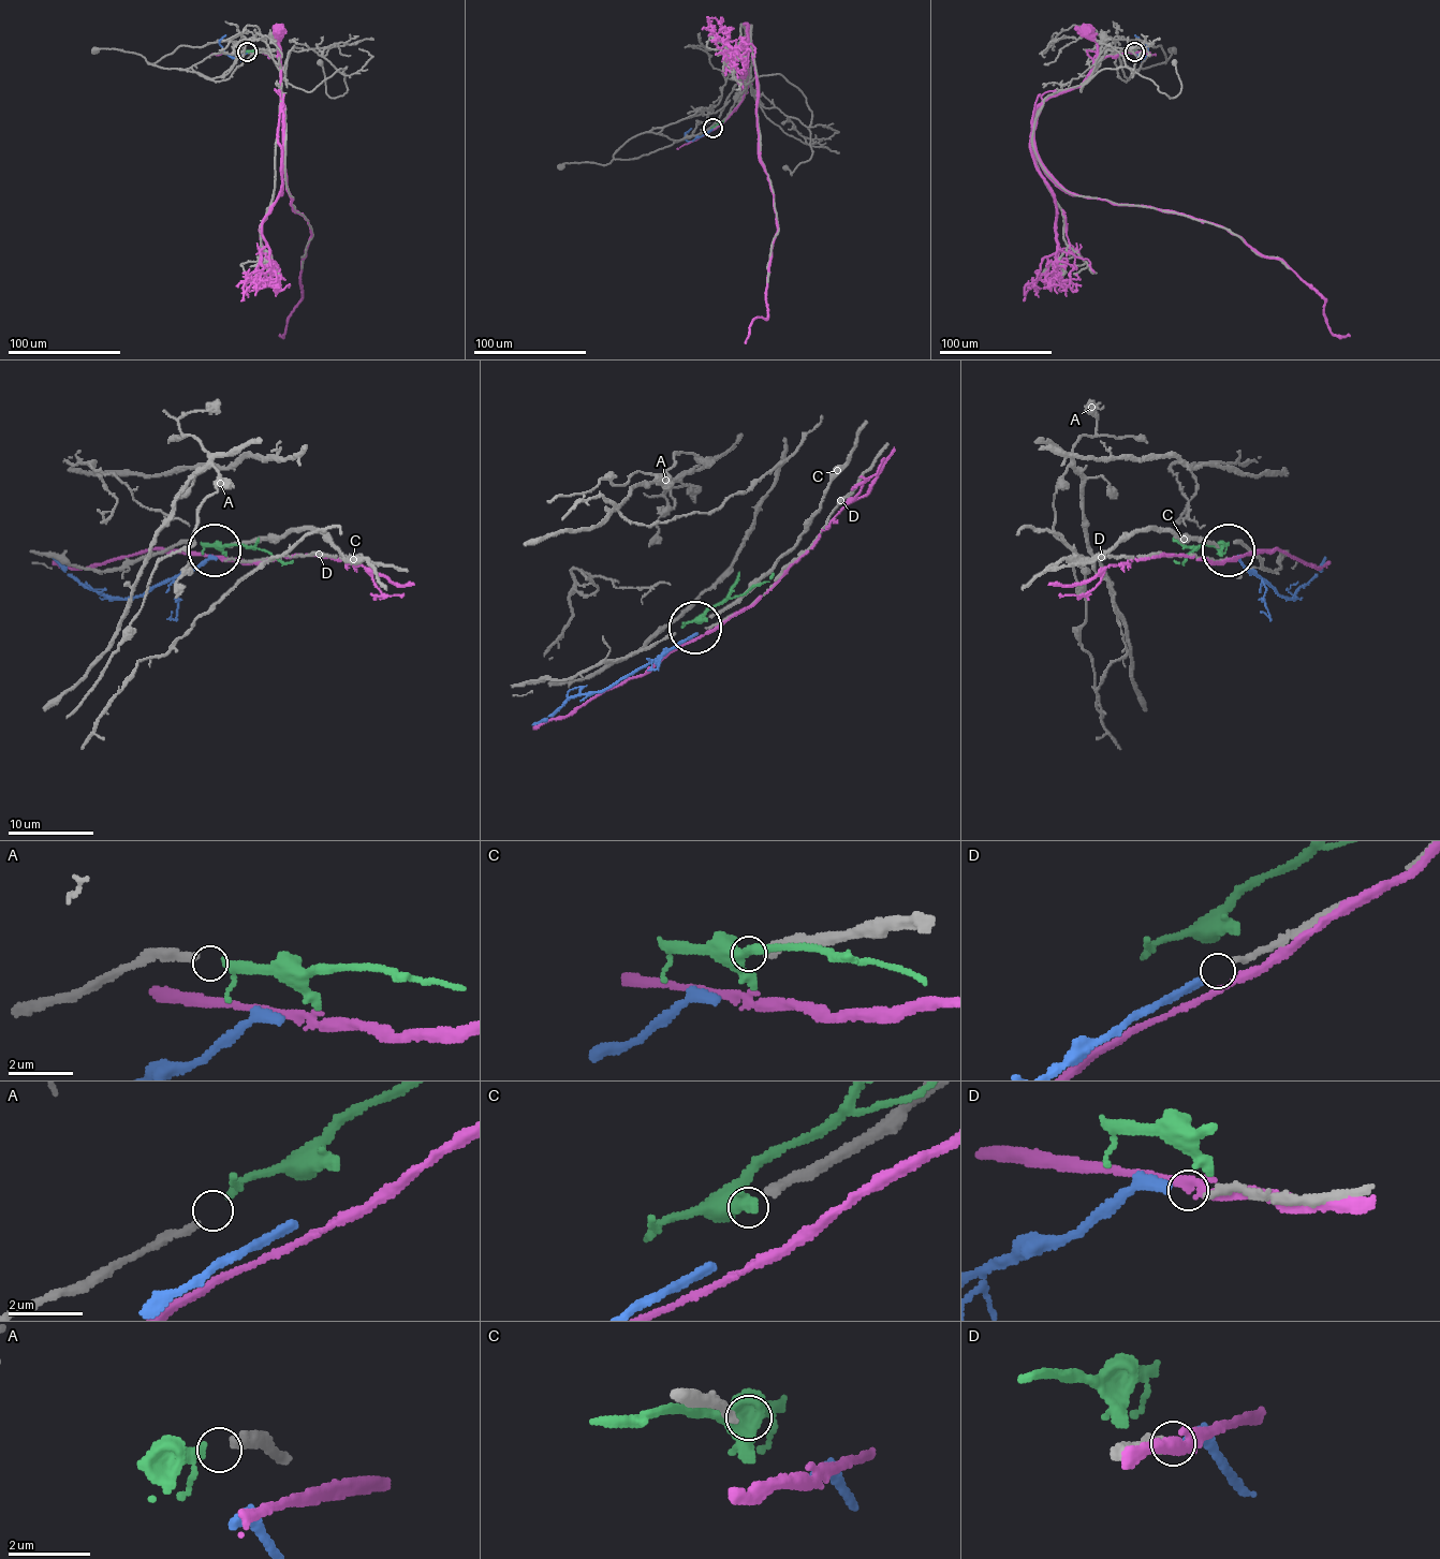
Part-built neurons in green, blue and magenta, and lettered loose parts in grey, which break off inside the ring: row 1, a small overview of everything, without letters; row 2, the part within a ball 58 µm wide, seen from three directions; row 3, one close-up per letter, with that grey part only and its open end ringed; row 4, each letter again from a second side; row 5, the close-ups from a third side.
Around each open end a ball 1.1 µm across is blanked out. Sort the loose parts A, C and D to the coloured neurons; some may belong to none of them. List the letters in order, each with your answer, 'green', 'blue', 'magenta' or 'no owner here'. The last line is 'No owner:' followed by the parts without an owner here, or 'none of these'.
A: green
C: no owner here
D: blue
No owner: C

